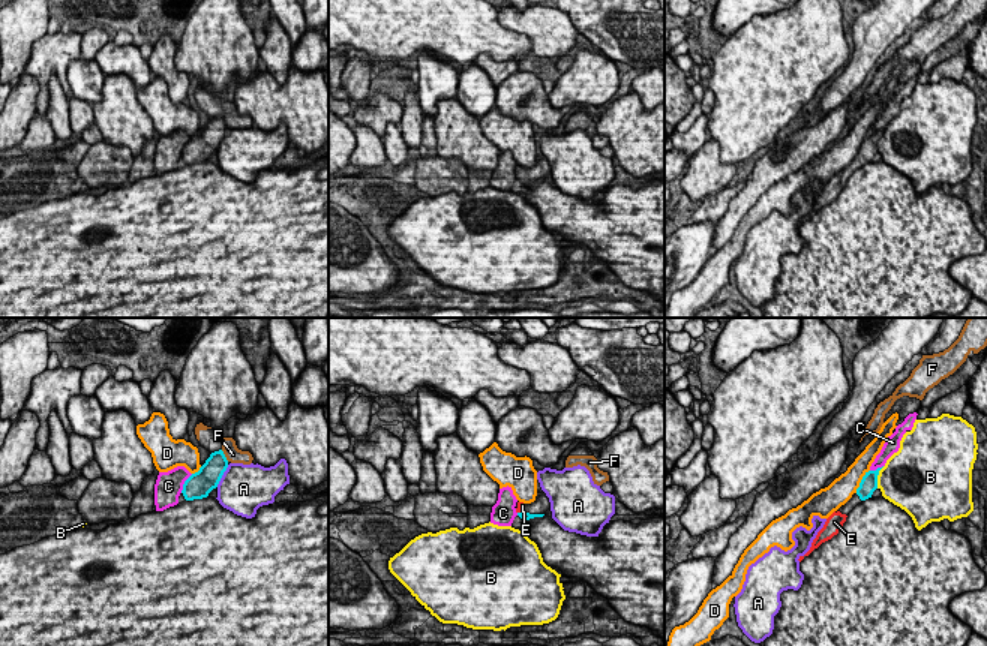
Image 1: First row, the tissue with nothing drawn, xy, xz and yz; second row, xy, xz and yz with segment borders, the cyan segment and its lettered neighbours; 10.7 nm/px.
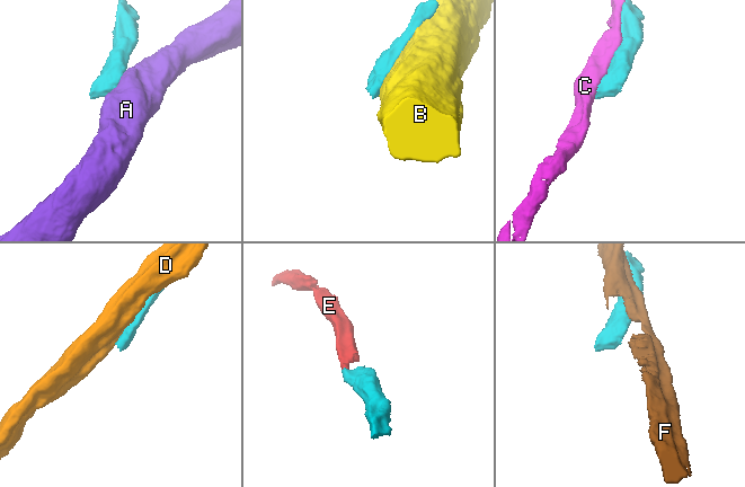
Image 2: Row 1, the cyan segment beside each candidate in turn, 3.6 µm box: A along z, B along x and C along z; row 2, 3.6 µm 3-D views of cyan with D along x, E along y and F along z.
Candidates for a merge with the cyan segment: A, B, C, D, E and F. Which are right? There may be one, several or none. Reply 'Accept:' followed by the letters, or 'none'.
Accept: E

